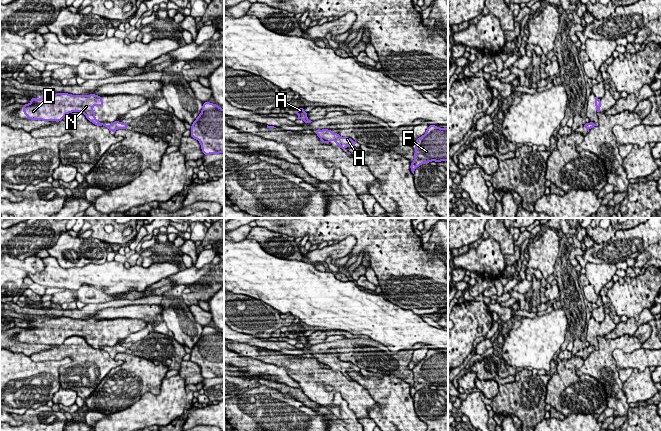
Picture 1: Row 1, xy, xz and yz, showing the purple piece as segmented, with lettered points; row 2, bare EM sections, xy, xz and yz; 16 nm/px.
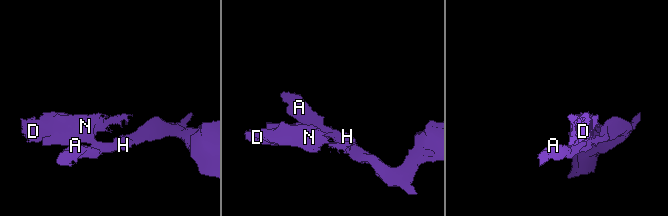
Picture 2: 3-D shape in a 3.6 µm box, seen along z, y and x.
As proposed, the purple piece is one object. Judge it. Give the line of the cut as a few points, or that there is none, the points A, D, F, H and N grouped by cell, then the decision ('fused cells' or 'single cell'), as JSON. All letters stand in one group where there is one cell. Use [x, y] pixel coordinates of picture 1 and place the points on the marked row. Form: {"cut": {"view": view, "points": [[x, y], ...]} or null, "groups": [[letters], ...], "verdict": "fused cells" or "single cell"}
{"cut": {"view": "xz", "points": [[320, 138], [329, 141]]}, "groups": [["A", "F", "H"], ["D", "N"]], "verdict": "fused cells"}

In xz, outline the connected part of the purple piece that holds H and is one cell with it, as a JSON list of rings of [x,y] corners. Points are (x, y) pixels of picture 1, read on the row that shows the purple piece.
[[[316,129],[315,133],[321,140],[327,140],[329,142],[334,141],[338,147],[341,149],[346,149],[349,145],[356,146],[357,143],[352,141],[352,138],[342,137],[337,133],[334,133],[332,130],[328,129]]]

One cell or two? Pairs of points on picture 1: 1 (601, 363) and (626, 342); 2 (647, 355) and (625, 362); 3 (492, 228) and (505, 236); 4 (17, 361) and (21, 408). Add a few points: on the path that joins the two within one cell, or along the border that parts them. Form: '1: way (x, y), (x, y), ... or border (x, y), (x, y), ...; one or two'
1: way (603, 355), (614, 344), (618, 343); one
2: way (642, 358), (630, 360); one
3: way (495, 228), (502, 235); one
4: way (32, 368), (41, 376), (41, 383), (28, 393); one

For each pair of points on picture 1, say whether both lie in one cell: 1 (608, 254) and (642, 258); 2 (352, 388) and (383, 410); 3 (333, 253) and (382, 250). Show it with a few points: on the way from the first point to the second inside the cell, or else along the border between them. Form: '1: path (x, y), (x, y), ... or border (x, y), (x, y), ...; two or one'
1: border (650, 244), (640, 253); two
2: border (361, 385), (374, 401), (368, 411), (370, 417); two
3: border (353, 235), (356, 244), (347, 254); two

